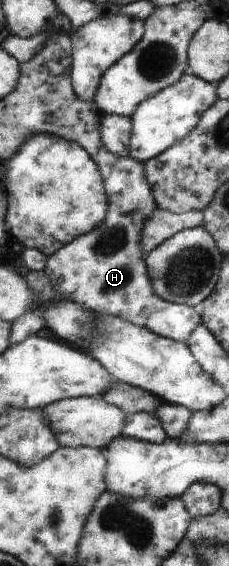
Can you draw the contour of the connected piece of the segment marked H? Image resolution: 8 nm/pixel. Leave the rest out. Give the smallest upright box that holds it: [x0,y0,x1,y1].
[44,156,202,343]

